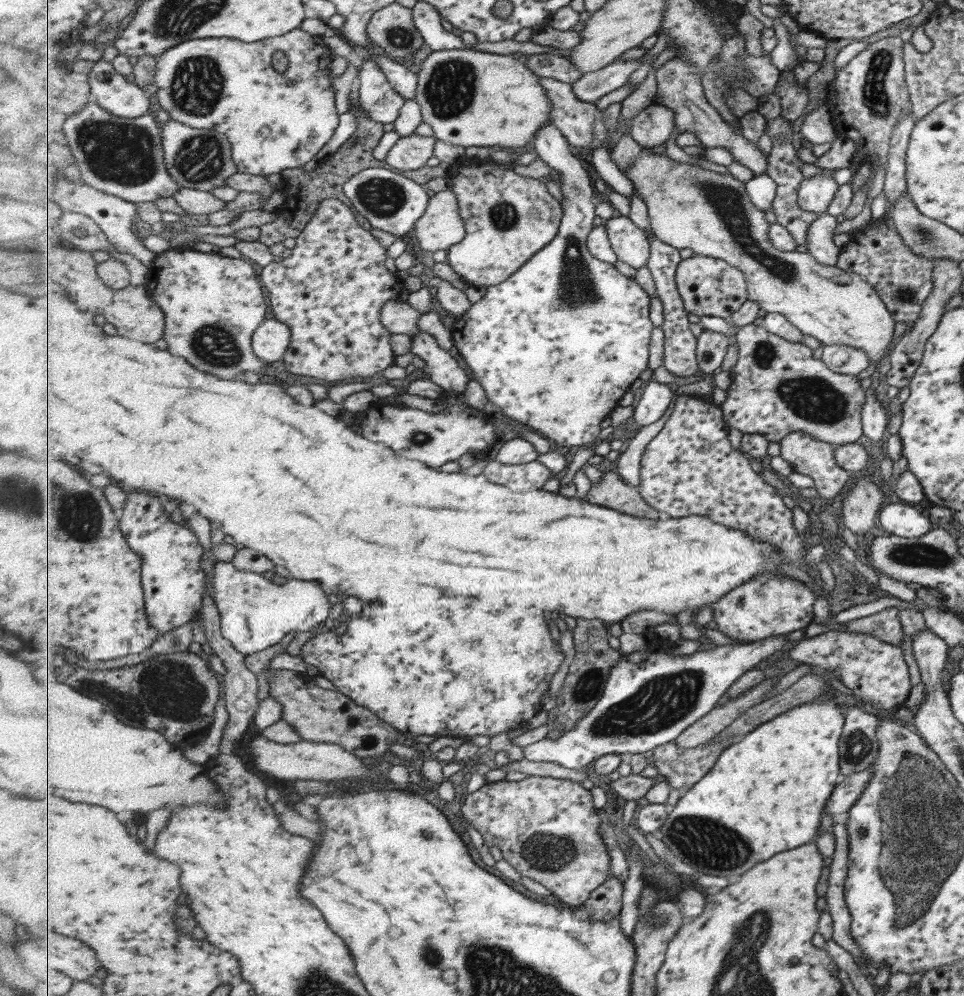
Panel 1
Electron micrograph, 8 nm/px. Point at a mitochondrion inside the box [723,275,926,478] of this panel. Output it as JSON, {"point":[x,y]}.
{"point":[812,398]}

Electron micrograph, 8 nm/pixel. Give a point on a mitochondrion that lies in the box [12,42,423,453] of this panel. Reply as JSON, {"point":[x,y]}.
{"point":[122,154]}

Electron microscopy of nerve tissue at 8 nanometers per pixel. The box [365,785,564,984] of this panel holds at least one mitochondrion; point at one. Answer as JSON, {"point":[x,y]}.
{"point":[431,956]}

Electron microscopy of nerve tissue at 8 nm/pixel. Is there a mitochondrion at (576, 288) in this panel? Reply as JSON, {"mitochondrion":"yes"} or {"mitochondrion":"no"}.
{"mitochondrion":"yes"}

